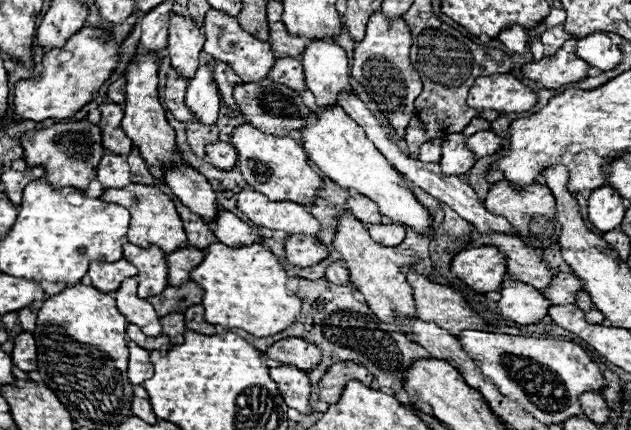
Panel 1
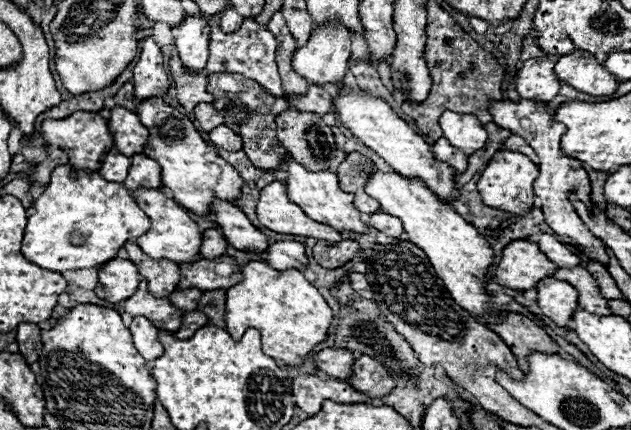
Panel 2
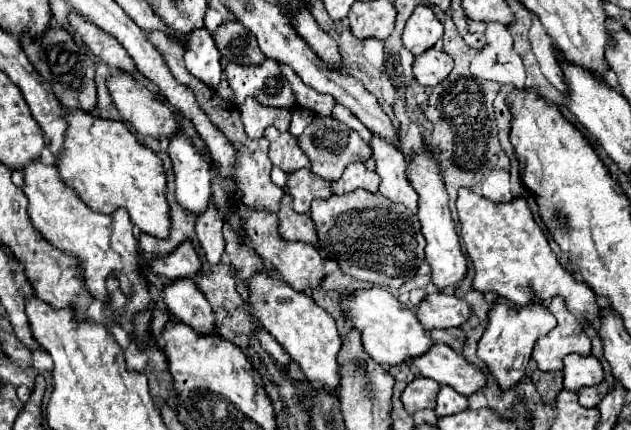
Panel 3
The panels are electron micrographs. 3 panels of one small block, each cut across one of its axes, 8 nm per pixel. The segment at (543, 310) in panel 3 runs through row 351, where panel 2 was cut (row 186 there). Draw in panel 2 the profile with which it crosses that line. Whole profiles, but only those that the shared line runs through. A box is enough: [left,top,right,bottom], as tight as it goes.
[478,150,540,216]

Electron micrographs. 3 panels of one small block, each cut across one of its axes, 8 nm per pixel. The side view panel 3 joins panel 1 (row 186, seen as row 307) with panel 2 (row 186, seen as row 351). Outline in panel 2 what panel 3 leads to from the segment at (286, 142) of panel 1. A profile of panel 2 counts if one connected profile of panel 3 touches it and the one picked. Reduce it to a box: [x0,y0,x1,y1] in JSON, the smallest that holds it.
[286,160,368,232]

